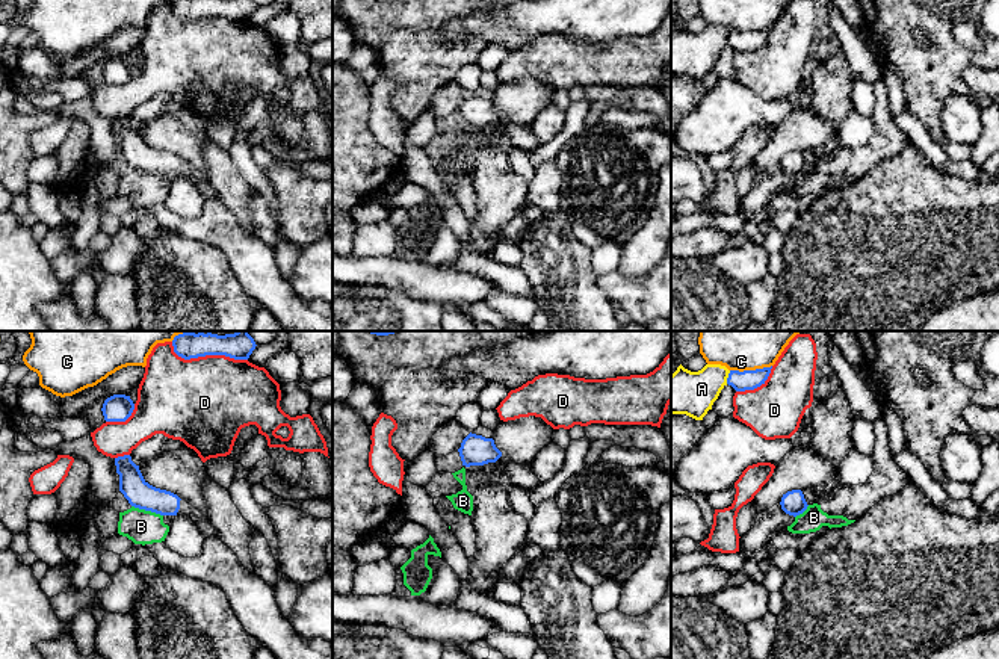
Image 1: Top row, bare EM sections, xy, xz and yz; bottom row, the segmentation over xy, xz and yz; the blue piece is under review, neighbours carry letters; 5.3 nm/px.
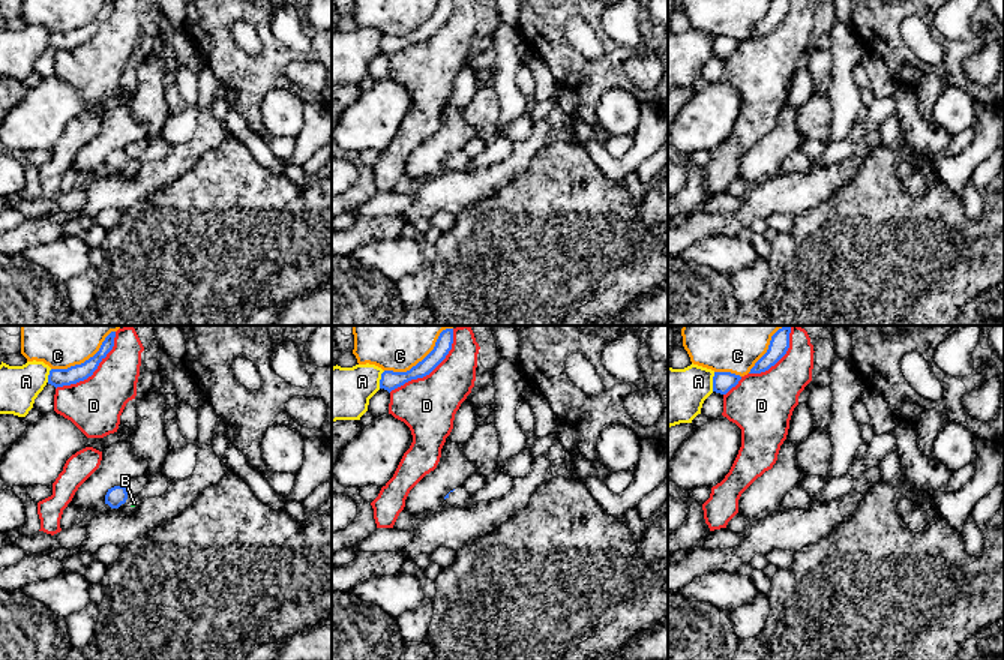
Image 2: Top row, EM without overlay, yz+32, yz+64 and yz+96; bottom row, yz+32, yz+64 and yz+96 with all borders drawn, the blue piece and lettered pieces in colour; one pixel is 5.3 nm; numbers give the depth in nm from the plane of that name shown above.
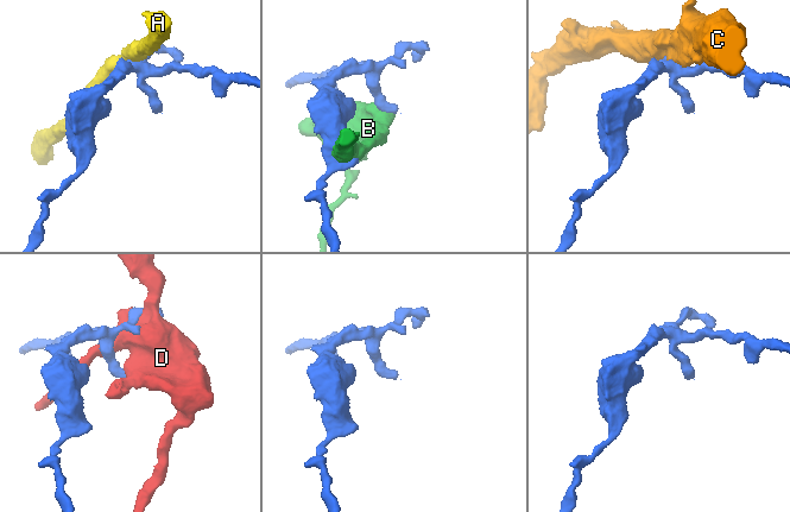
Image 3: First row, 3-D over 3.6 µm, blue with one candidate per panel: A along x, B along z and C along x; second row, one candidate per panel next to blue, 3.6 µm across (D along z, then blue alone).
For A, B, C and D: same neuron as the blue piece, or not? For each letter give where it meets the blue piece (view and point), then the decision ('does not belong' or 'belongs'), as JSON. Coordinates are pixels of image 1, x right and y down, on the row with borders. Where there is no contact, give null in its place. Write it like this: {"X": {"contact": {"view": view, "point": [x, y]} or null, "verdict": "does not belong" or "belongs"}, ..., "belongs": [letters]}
{"A": {"contact": {"view": "yz", "point": [729, 377]}, "verdict": "does not belong"}, "B": {"contact": {"view": "xy", "point": [147, 510]}, "verdict": "does not belong"}, "C": {"contact": {"view": "yz", "point": [750, 371]}, "verdict": "does not belong"}, "D": {"contact": {"view": "xy", "point": [206, 354]}, "verdict": "does not belong"}, "belongs": []}

